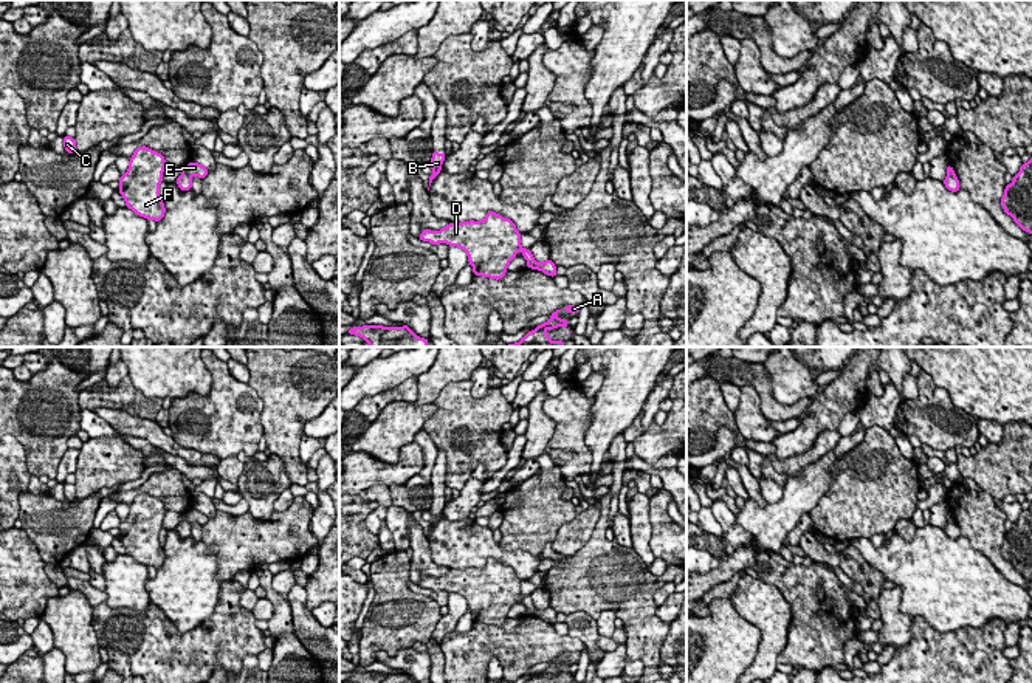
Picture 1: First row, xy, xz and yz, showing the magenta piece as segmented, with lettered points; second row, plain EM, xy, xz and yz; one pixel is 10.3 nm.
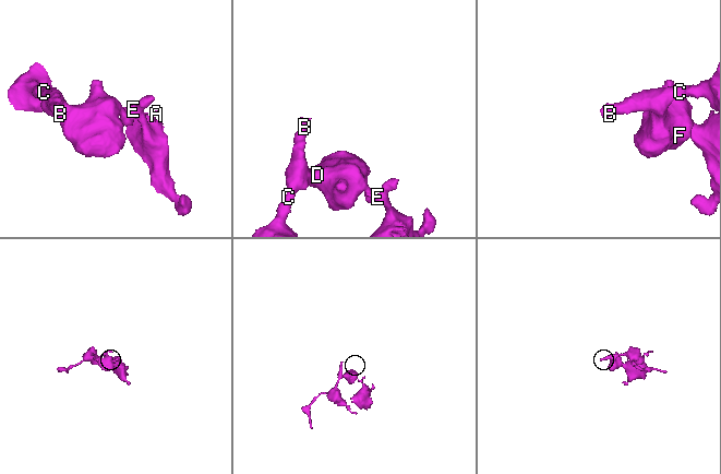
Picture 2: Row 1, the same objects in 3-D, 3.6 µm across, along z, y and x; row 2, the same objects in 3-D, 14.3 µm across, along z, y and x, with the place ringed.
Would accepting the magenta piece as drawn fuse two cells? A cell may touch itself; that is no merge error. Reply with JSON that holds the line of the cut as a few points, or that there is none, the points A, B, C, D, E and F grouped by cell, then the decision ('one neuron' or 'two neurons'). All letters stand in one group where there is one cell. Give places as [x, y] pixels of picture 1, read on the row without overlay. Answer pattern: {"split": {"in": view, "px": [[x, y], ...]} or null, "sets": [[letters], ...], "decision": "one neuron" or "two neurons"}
{"split": {"in": "xy", "px": [[183, 519], [189, 524]]}, "sets": [["A", "E"], ["B", "C", "D", "F"]], "decision": "two neurons"}

